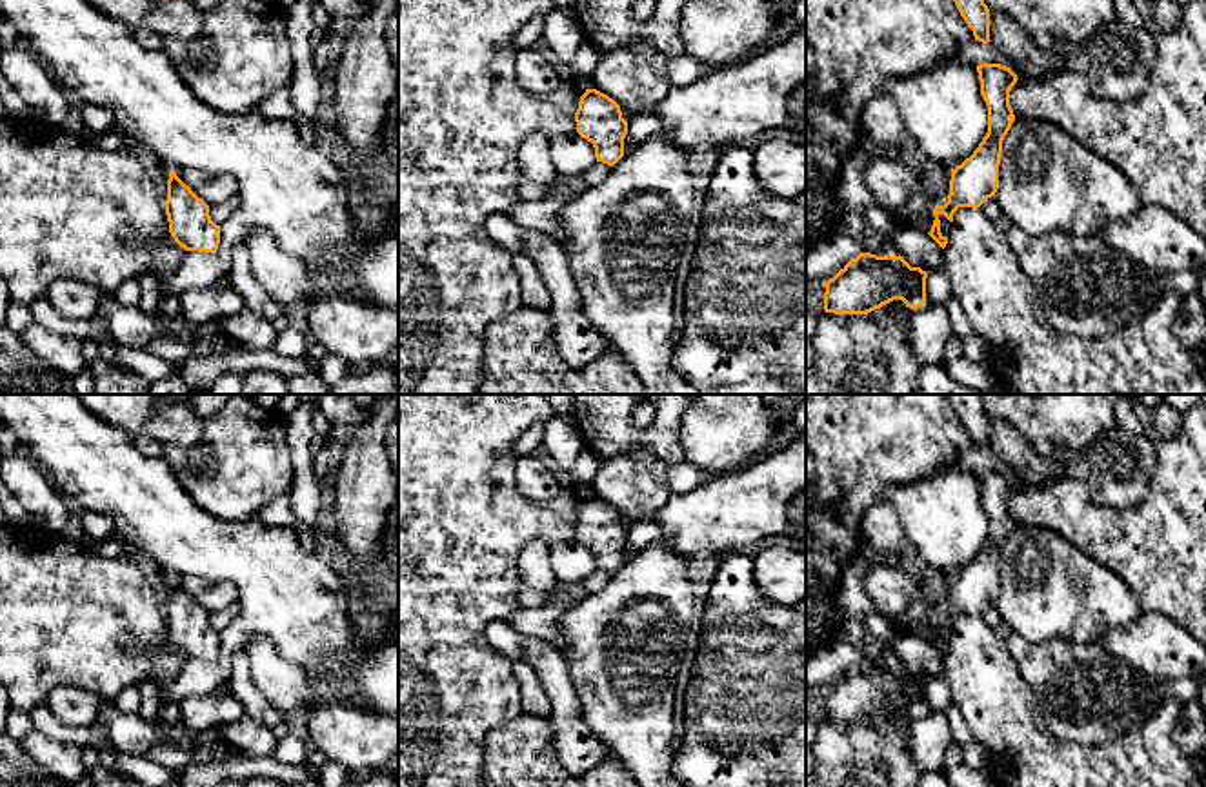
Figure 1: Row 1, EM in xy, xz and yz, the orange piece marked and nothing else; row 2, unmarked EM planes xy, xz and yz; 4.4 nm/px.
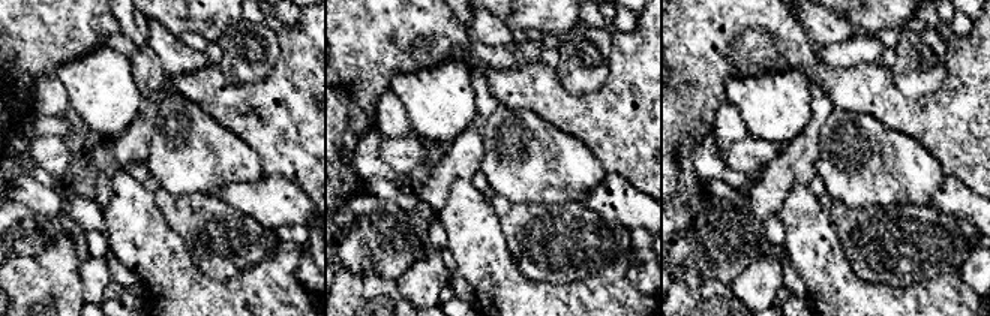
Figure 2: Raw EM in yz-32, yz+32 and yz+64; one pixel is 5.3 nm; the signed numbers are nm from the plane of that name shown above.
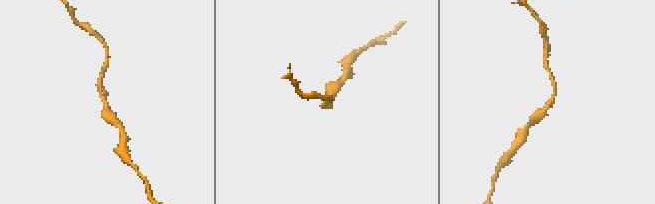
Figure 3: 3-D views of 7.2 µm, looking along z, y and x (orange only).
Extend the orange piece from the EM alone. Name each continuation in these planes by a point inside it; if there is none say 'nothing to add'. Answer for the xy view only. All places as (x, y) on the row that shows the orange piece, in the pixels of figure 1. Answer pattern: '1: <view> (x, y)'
nothing to add

